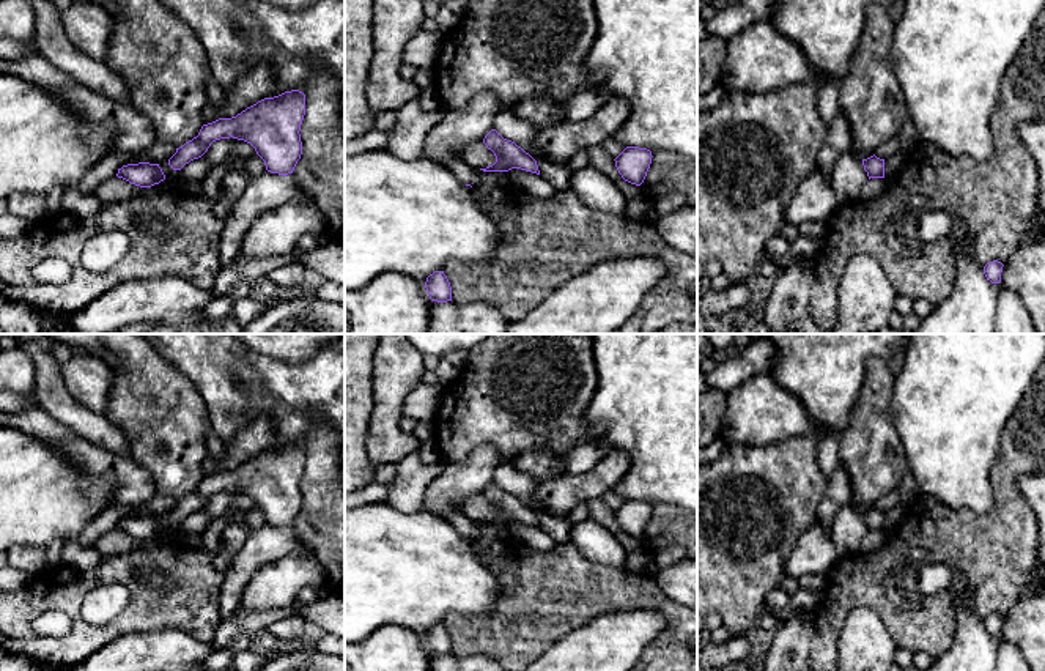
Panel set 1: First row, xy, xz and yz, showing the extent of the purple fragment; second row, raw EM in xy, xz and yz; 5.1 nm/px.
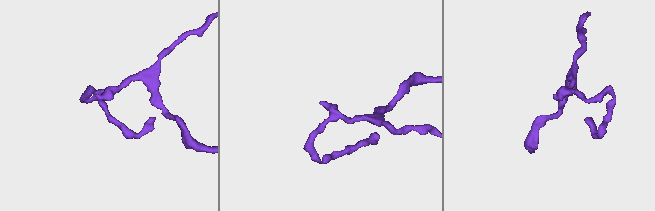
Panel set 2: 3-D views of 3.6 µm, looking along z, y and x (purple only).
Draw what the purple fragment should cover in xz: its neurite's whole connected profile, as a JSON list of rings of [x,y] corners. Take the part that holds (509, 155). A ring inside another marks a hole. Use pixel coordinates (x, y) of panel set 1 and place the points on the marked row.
[[[491,129],[485,135],[483,143],[494,153],[496,162],[480,170],[508,172],[511,169],[521,169],[540,175],[537,161],[515,142],[504,139],[496,129]]]

